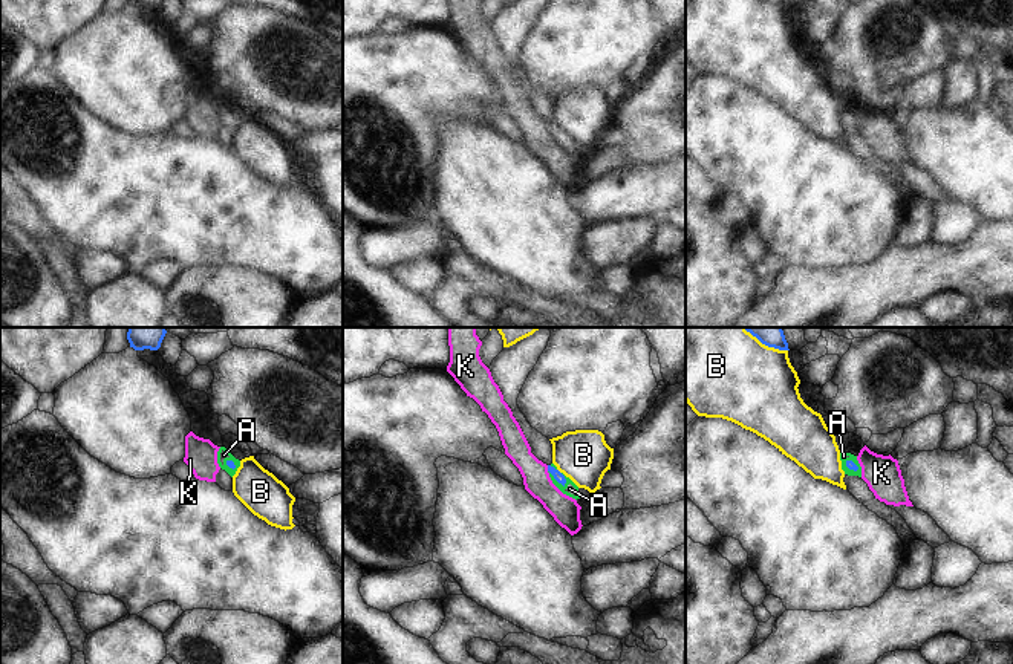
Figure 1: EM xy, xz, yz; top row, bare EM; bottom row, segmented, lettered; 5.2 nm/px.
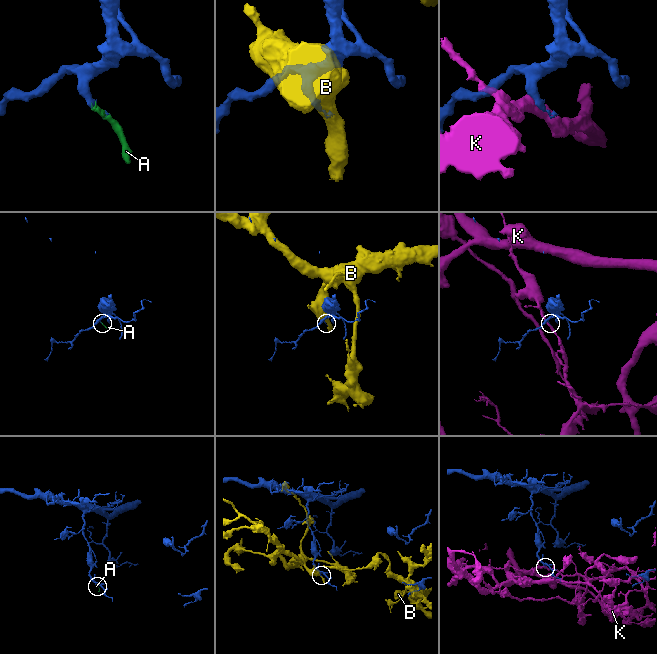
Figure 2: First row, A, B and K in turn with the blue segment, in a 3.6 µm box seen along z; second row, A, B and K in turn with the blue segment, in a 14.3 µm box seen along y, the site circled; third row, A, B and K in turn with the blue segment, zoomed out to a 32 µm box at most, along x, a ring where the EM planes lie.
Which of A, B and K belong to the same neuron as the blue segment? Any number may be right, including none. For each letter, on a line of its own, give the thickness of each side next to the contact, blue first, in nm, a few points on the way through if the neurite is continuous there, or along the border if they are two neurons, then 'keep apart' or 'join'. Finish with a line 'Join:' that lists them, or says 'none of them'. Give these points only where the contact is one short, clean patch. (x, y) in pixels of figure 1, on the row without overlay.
A: calibres 50 and 70 nm; way xz (556, 130), (556, 136), (570, 146); join
B: calibres 50 and 440 nm; keep apart
K: calibres 50 and 150 nm; keep apart
Join: A

